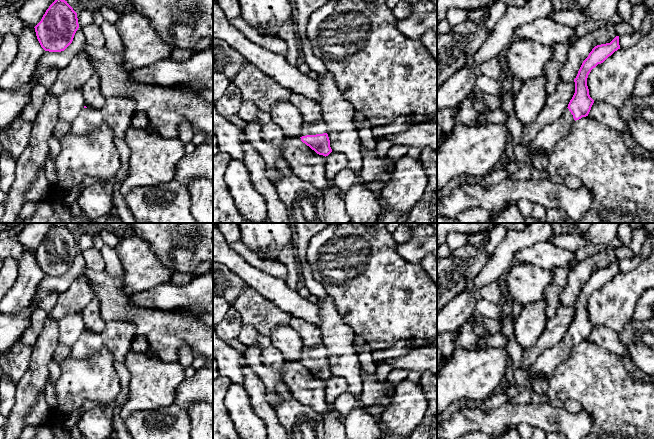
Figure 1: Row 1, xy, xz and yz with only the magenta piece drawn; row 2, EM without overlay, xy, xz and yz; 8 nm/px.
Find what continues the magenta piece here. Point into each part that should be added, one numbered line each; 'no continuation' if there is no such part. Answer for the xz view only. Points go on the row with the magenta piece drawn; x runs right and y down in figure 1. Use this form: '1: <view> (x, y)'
1: xz (319, 127)

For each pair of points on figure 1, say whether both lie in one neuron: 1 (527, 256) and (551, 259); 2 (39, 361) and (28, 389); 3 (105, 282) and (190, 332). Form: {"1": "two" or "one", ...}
{"1": "one", "2": "one", "3": "one"}

